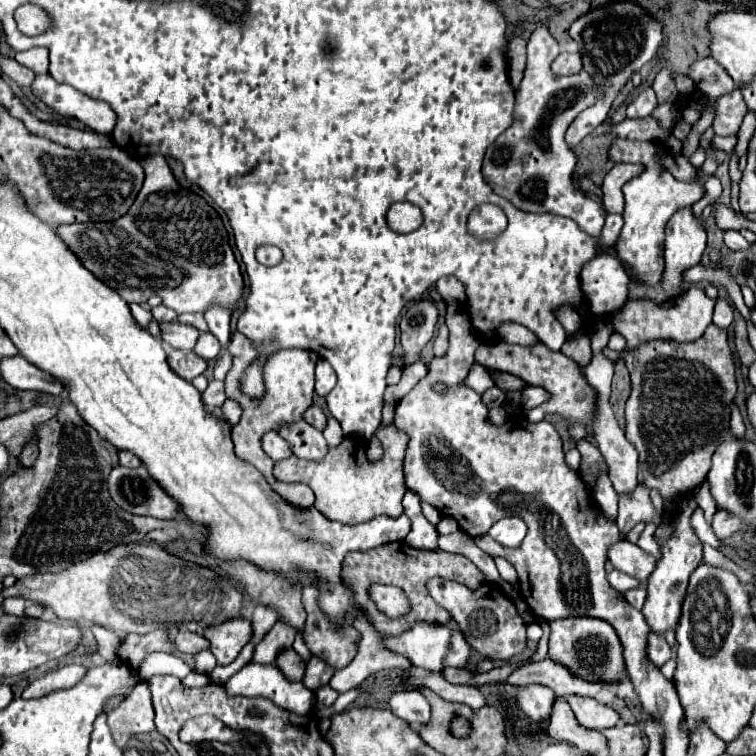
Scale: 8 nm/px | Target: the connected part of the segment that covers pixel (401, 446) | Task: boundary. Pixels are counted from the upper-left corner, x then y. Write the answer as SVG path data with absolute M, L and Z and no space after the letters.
M390 422L388 426L376 430L374 436L380 440L384 450L382 458L376 462L368 462L366 442L356 442L352 436L344 436L338 446L328 448L328 454L322 460L304 460L296 456L278 460L274 464L274 476L282 482L308 484L316 496L314 506L332 520L344 524L360 524L380 514L396 518L402 514L402 496L406 494L402 460L408 446L408 434L404 430L398 430L398 426Z

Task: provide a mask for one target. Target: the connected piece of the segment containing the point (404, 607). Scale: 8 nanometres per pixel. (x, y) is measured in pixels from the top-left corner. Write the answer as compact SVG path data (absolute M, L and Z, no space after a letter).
M372 586L370 598L388 616L400 616L408 612L408 598L404 598L404 592L396 586Z

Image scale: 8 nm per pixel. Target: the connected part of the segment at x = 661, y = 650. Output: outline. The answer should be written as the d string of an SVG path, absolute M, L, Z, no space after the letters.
M648 634L646 652L648 652L648 654L646 654L648 660L650 660L656 668L660 668L664 662L668 662L668 660L674 656L670 644L668 644L664 638L658 638L658 634Z

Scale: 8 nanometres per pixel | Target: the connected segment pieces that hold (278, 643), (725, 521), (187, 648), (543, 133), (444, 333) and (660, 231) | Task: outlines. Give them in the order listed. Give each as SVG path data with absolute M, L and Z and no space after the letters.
M276 622L274 628L264 636L264 640L260 642L260 646L256 646L252 662L274 664L276 658L278 658L278 654L282 650L288 650L292 646L294 636L296 634L292 634L292 630L288 630L288 626L280 626L280 622Z
M718 510L714 514L714 522L712 522L712 530L720 540L730 538L736 530L740 530L740 522L736 522L736 518L732 518L730 514L724 514L724 510Z
M182 630L176 634L176 644L174 644L174 652L180 654L196 654L200 650L208 648L208 642L204 636L198 636L196 632L190 630Z
M538 26L528 40L528 64L524 80L516 90L512 126L488 146L482 174L492 186L492 192L506 198L516 208L524 212L568 216L586 234L600 238L606 212L598 202L576 190L572 184L576 154L566 146L564 132L582 110L594 106L598 98L602 98L604 90L594 84L594 78L584 69L567 78L556 76L550 70L556 56L558 42L550 36L546 26Z
M442 324L434 338L434 356L444 356L448 350L448 328Z
M614 140L610 148L610 158L614 162L640 162L646 166L646 172L628 180L622 186L626 208L624 208L624 228L616 240L616 256L620 262L624 262L632 274L632 278L638 278L642 284L656 286L660 282L660 274L664 270L664 226L672 218L672 214L678 208L692 206L699 201L704 194L704 179L708 175L702 174L698 168L700 182L698 184L684 184L676 182L672 174L656 166L656 144L654 142L632 142L632 140Z

